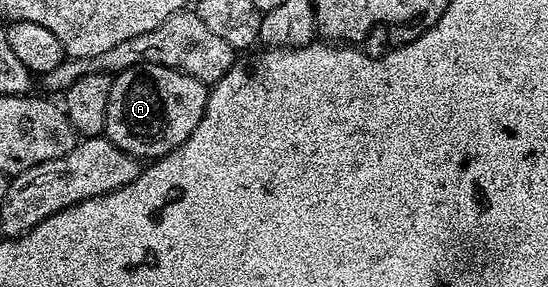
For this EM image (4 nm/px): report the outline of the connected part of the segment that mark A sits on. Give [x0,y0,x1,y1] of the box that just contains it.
[103,64,209,158]

